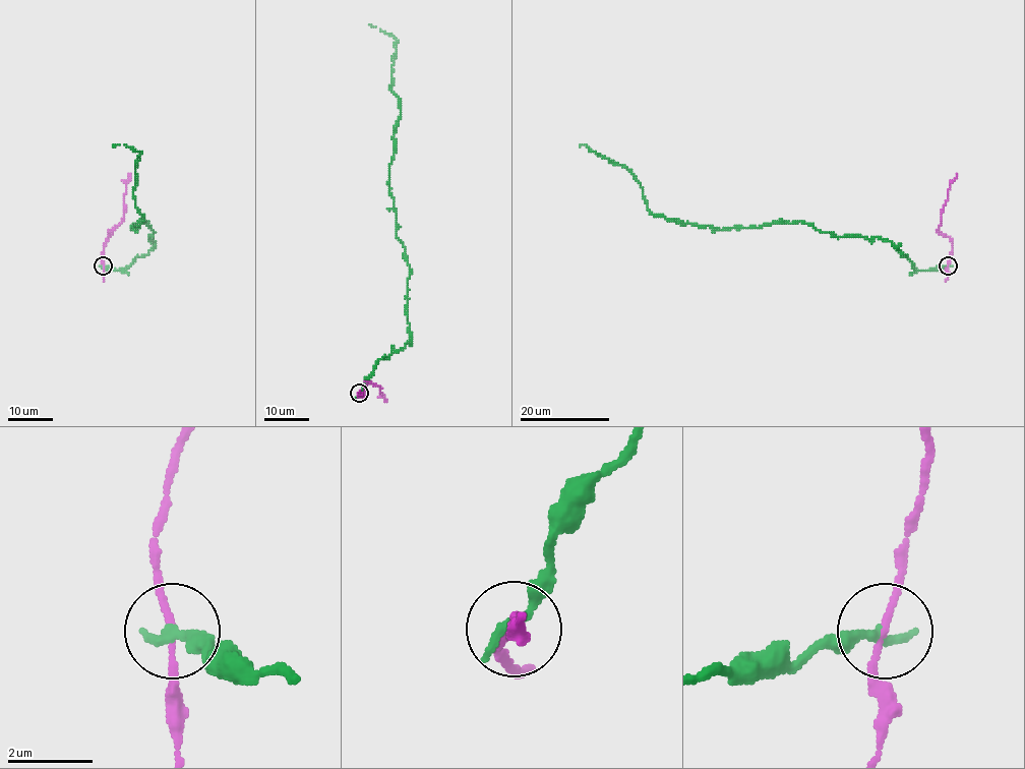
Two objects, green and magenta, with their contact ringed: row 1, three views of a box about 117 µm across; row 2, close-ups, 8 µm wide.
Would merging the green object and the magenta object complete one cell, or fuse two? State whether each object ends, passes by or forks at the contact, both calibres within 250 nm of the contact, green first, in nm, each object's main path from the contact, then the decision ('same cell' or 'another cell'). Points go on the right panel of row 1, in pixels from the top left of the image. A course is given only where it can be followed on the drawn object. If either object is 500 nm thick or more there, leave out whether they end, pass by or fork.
green ends | magenta passes by | 300/140 nm | green via (947, 265), (918, 271), (890, 240), (834, 237), (801, 222), (718, 229), (653, 216), (627, 169), (579, 144) | magenta via (948, 265), (953, 244), (940, 231), (941, 218), (949, 185), (957, 173) | another cell

